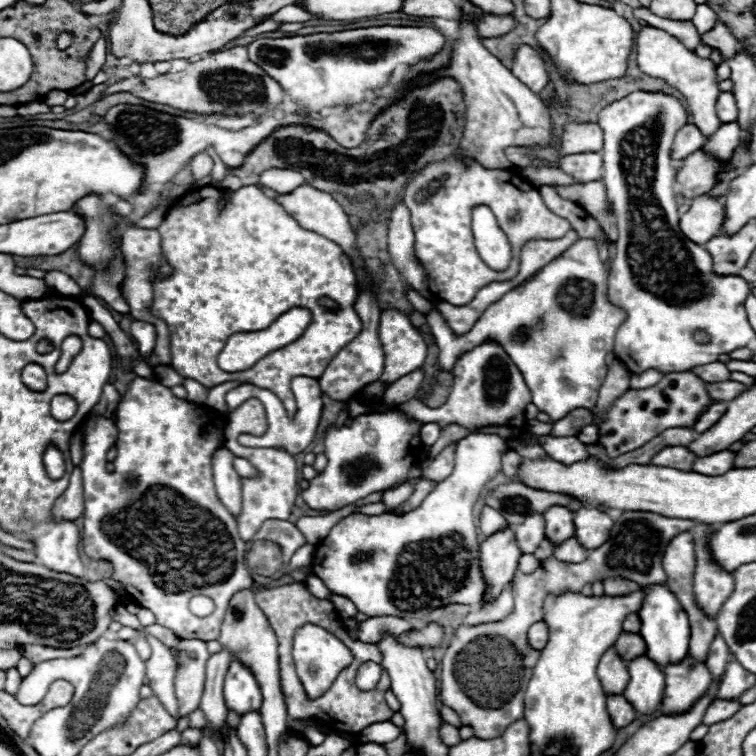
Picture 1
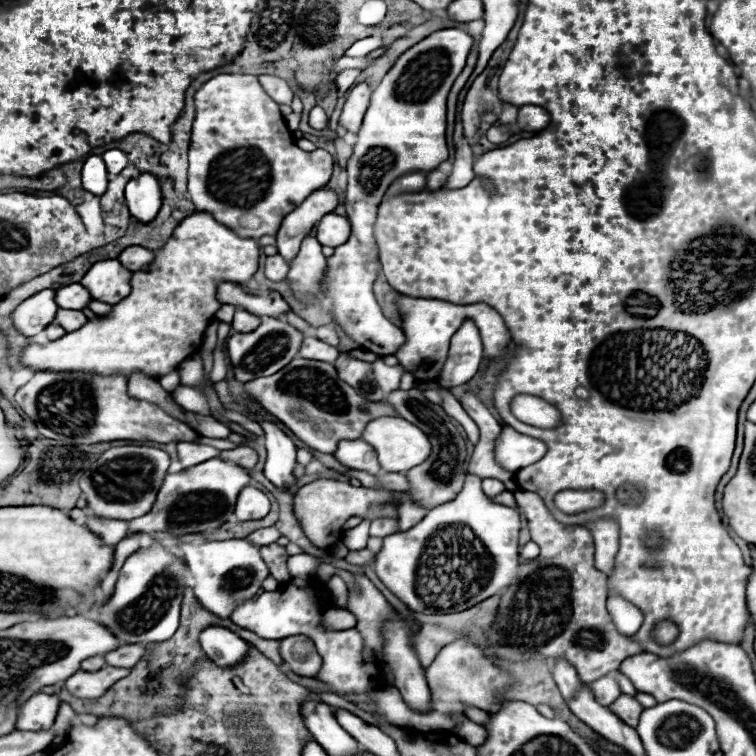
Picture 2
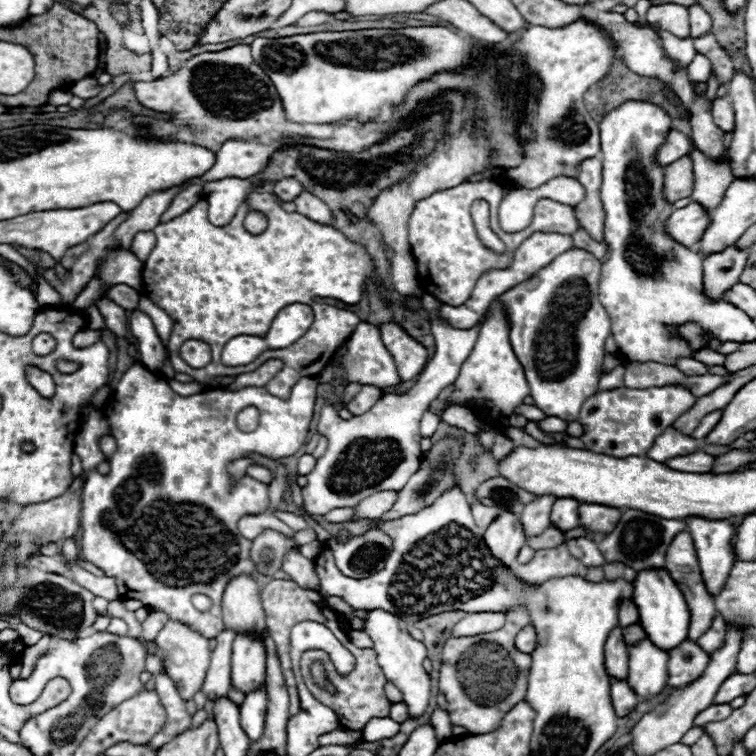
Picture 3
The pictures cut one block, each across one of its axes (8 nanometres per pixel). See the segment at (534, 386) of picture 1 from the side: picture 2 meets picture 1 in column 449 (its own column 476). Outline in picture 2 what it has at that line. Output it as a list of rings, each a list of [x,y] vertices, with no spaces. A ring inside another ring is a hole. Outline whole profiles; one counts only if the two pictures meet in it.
[[[464,320],[458,332],[452,336],[450,352],[438,384],[444,388],[462,386],[472,380],[482,360],[482,338],[472,320]]]

